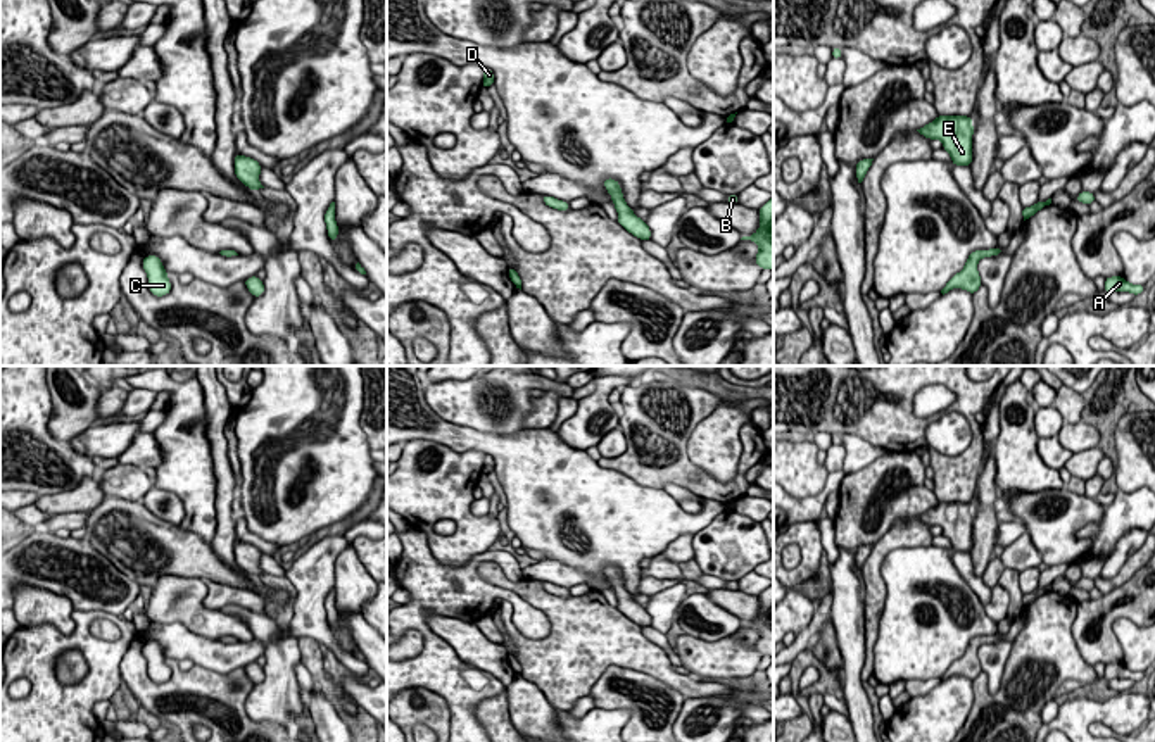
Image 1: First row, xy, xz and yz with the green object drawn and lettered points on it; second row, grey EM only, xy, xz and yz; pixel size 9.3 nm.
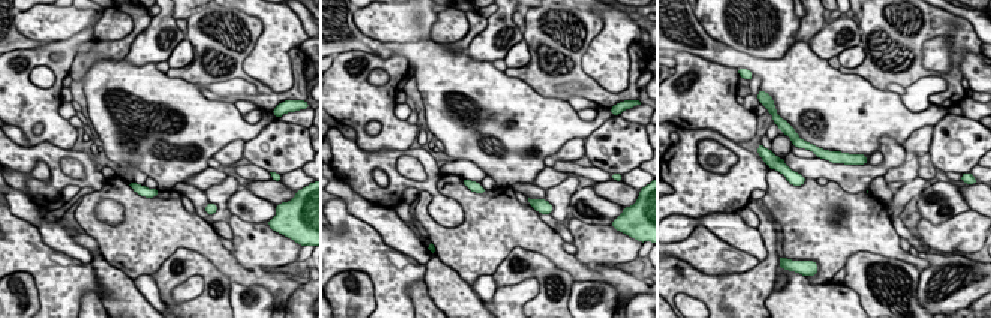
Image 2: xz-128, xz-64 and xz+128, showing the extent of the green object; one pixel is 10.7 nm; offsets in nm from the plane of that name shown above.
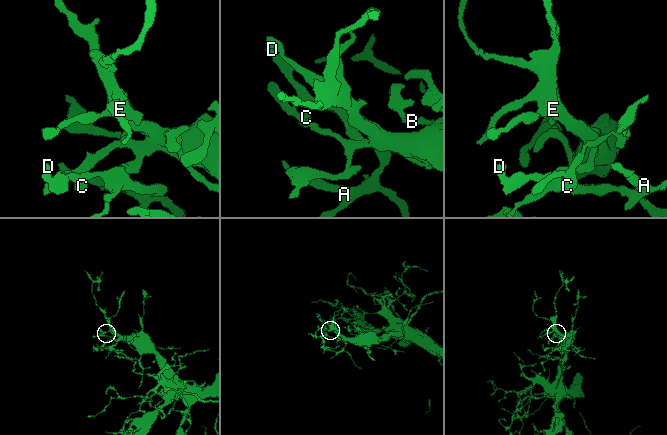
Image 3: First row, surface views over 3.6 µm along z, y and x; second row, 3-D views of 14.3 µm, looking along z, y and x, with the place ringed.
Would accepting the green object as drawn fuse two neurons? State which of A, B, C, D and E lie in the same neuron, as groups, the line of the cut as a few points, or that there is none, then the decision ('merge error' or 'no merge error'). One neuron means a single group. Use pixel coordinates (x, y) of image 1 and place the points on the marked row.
A B C D E | no cut | no merge error

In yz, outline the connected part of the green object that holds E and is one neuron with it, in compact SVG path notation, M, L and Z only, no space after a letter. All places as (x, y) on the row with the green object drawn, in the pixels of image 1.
M937 116L932 123L917 131L925 138L941 140L953 166L972 164L974 126L970 116Z

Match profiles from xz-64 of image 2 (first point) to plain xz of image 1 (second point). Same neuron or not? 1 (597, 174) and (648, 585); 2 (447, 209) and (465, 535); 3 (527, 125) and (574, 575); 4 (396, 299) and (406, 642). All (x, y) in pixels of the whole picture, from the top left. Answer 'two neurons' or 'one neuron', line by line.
1: two neurons
2: two neurons
3: two neurons
4: two neurons

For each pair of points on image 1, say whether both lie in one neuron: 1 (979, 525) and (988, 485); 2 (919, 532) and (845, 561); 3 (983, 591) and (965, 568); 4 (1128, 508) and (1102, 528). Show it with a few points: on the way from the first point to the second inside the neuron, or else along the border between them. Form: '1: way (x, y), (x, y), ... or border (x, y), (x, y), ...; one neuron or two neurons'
1: way (984, 515), (986, 496); one neuron
2: border (860, 570), (865, 580), (865, 609); two neurons
3: way (978, 585), (967, 573); one neuron
4: way (1121, 515), (1109, 527); one neuron

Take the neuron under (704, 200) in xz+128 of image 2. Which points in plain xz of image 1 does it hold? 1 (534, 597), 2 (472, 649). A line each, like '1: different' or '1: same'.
1: different
2: different

